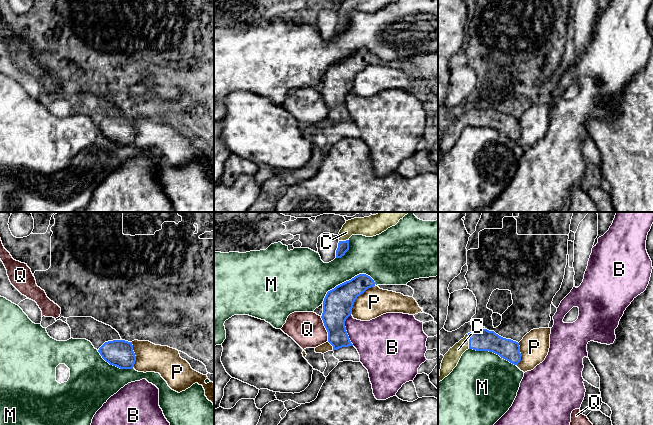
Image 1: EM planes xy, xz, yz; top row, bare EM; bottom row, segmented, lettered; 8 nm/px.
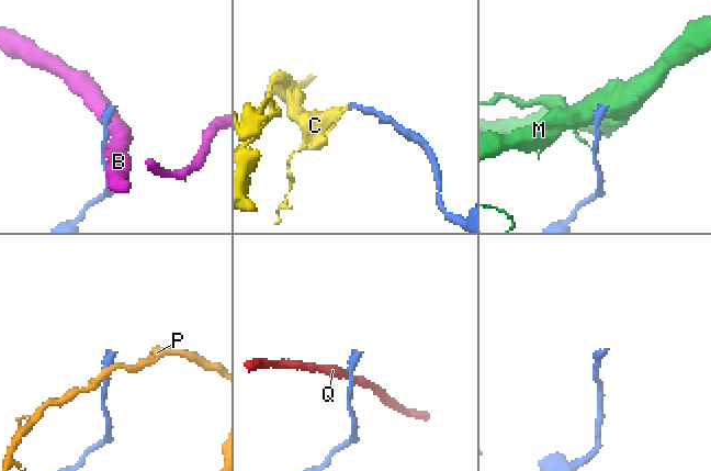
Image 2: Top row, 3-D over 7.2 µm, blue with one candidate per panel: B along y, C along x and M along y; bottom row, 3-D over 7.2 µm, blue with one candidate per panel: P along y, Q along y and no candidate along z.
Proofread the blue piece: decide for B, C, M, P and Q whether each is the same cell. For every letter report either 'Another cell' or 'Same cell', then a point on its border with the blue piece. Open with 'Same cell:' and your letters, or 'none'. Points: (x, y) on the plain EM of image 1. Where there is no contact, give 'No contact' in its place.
Same cell: C
B: Another cell. Touches blue at xz (345, 105)
C: Same cell. Touches blue at yz (469, 117)
M: Another cell. Touches blue at xz (346, 57)
P: Another cell. Touches blue at xz (358, 71)
Q: Another cell. Touches blue at xz (326, 105)

